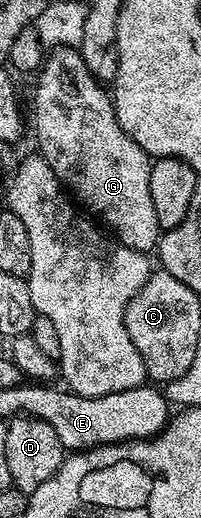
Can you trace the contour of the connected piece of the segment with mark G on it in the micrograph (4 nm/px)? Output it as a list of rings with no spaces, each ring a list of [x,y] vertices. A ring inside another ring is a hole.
[[[76,48],[53,49],[38,71],[39,78],[40,87],[36,90],[36,142],[40,145],[40,157],[50,164],[50,168],[54,168],[54,176],[58,176],[61,186],[71,191],[74,198],[76,193],[76,202],[89,215],[97,214],[109,226],[107,229],[121,246],[145,252],[155,251],[162,231],[154,212],[154,200],[150,200],[152,162],[150,155],[138,148],[126,132],[122,132],[112,106],[111,93],[96,81]]]

